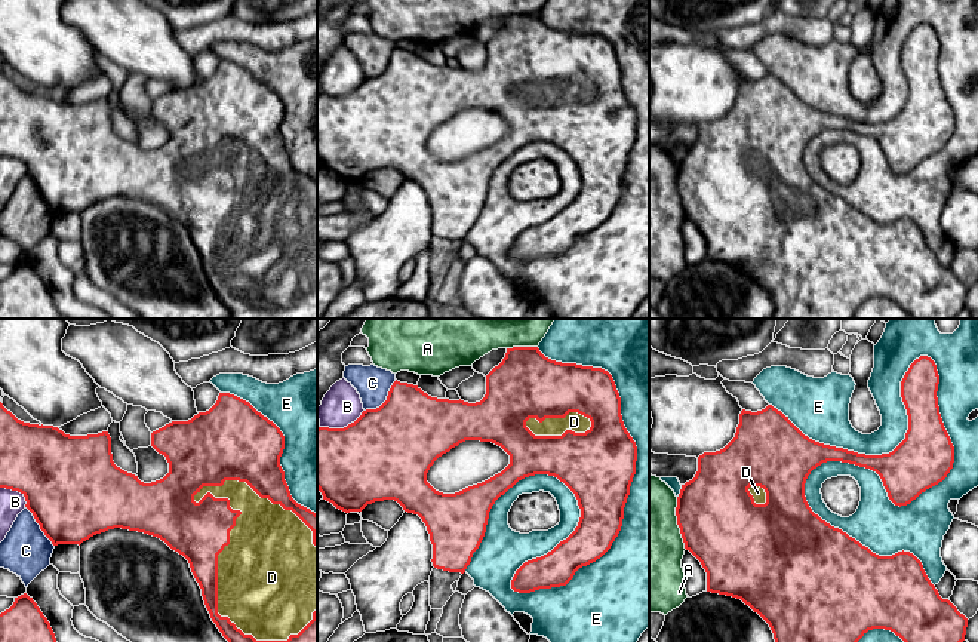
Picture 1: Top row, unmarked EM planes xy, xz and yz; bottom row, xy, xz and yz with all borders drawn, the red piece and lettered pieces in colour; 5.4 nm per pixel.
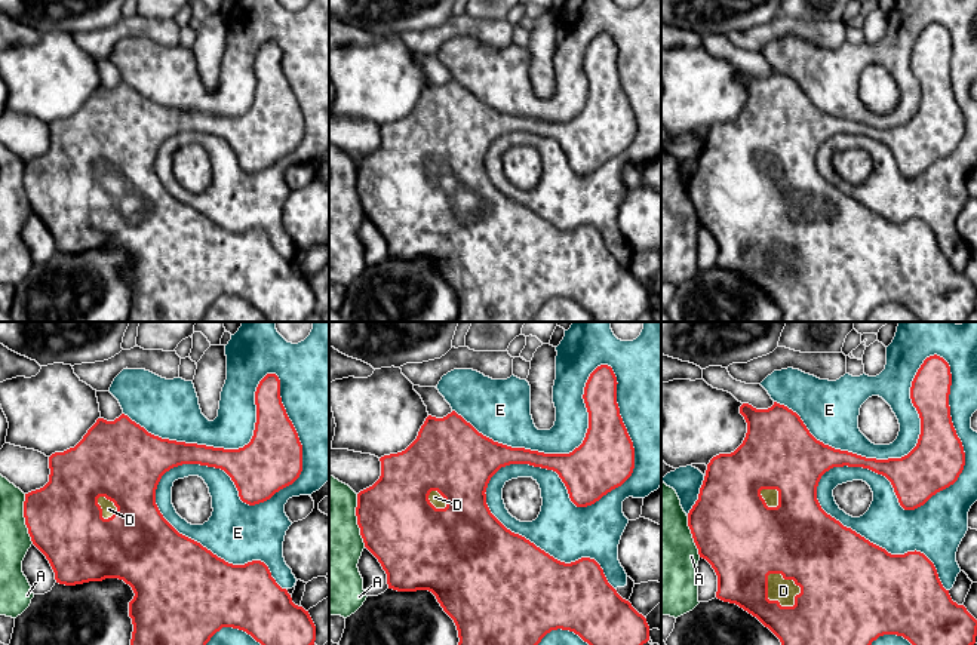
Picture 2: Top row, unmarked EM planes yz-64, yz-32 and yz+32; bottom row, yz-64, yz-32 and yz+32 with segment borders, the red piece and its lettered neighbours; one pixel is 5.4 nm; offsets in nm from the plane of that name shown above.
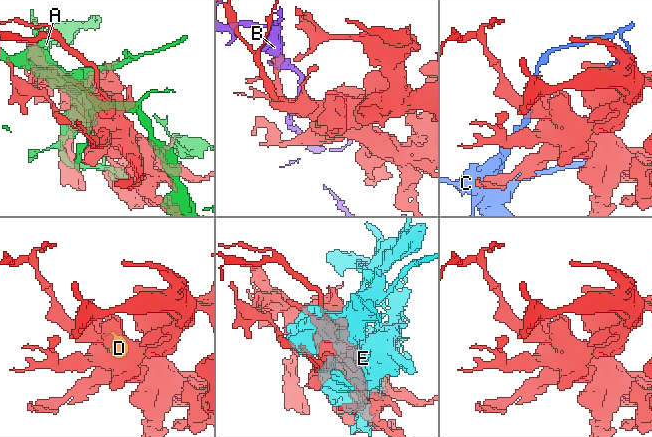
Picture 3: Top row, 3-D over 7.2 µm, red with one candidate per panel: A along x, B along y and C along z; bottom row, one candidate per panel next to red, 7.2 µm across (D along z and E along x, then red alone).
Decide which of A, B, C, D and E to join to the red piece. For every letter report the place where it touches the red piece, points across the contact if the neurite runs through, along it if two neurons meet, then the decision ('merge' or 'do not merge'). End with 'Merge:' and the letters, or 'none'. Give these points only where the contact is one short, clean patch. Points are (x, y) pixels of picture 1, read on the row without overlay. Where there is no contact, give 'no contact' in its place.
A: yz (677, 192) | do not merge
B: xz (344, 95) | do not merge
C: xz (386, 68) | do not merge
D: xy (217, 232) | merge
E: yz (953, 129) | do not merge
Merge: D

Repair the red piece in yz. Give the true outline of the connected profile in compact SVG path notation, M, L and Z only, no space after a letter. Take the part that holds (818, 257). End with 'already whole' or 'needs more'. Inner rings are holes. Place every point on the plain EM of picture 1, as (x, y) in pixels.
M920 24L910 33L901 49L901 65L908 83L908 98L905 101L905 107L889 122L865 123L815 110L805 104L781 79L772 73L768 73L765 77L757 80L742 77L739 82L739 92L736 95L735 105L723 117L716 120L704 120L698 125L698 139L695 145L682 153L680 162L677 165L676 184L685 216L689 218L705 237L707 259L741 267L769 292L775 307L772 319L854 319L856 310L868 298L873 297L885 297L894 300L913 319L954 319L957 313L965 308L968 286L960 282L948 267L942 267L939 264L938 258L928 246L922 230L913 221L904 218L892 224L879 224L873 221L868 215L862 214L859 209L849 205L842 197L831 194L818 182L815 182L805 165L805 151L808 144L814 136L827 129L849 130L876 139L883 150L889 168L899 175L910 172L922 160L942 150L953 136L954 114L939 82L937 65L938 52L939 43L935 30L931 25Z; needs more

